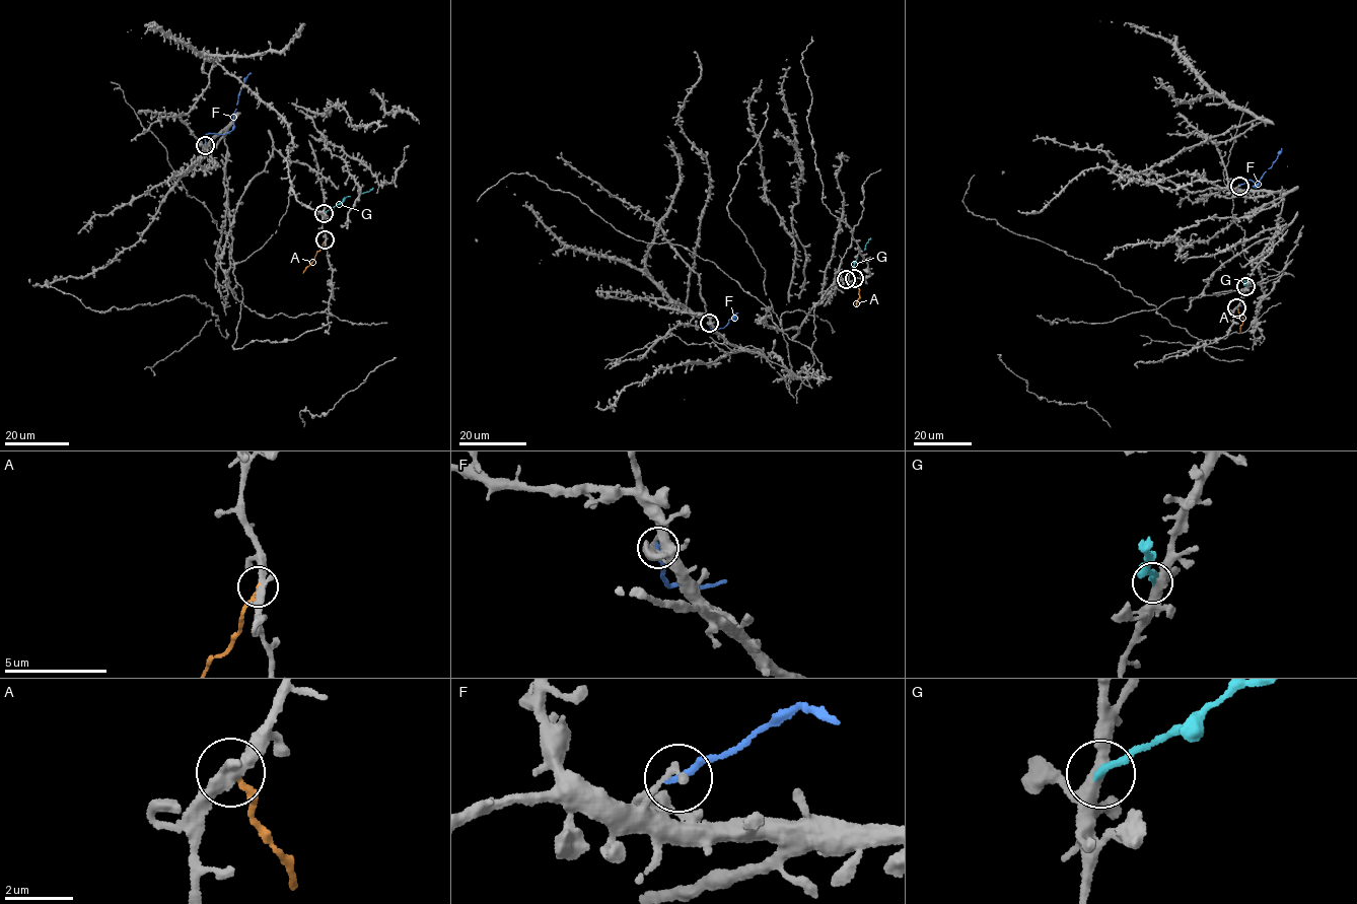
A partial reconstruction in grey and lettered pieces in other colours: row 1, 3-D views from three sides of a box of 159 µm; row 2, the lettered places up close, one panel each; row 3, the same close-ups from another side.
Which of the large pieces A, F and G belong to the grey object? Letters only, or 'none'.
none

